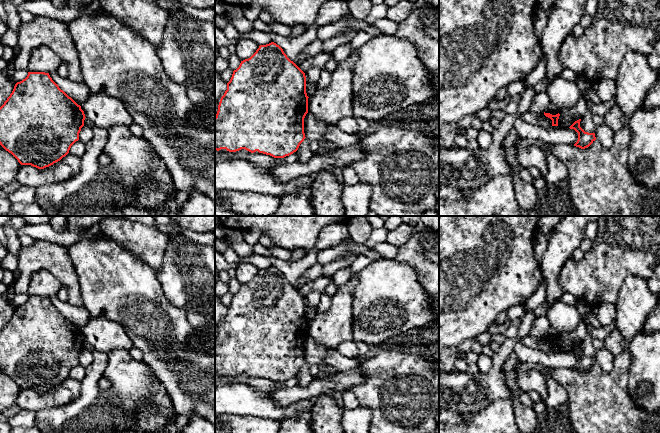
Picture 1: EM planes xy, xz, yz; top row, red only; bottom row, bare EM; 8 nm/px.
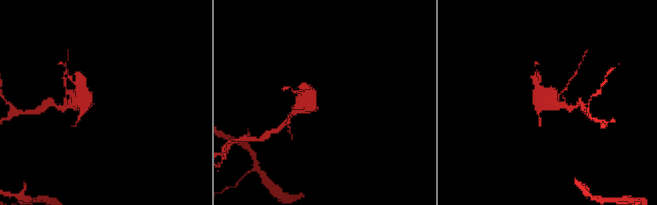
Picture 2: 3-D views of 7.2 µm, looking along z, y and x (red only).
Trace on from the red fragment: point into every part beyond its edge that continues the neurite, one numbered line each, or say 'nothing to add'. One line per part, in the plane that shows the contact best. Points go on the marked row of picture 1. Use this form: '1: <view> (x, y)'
nothing to add

